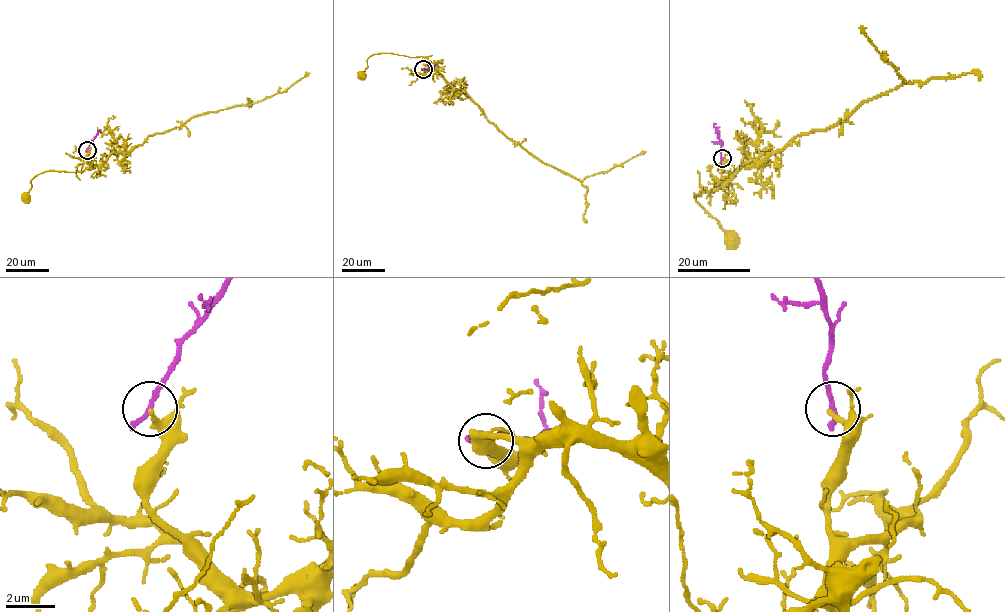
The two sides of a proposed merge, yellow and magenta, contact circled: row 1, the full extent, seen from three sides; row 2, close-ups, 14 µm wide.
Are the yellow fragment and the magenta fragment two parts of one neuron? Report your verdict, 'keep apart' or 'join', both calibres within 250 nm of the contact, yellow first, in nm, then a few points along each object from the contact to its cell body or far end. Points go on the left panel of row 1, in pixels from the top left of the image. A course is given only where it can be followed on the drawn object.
keep apart | 200/280 nm | yellow via (87, 150), (91, 169), (38, 174), (25, 196) | magenta via (87, 150), (100, 130)

